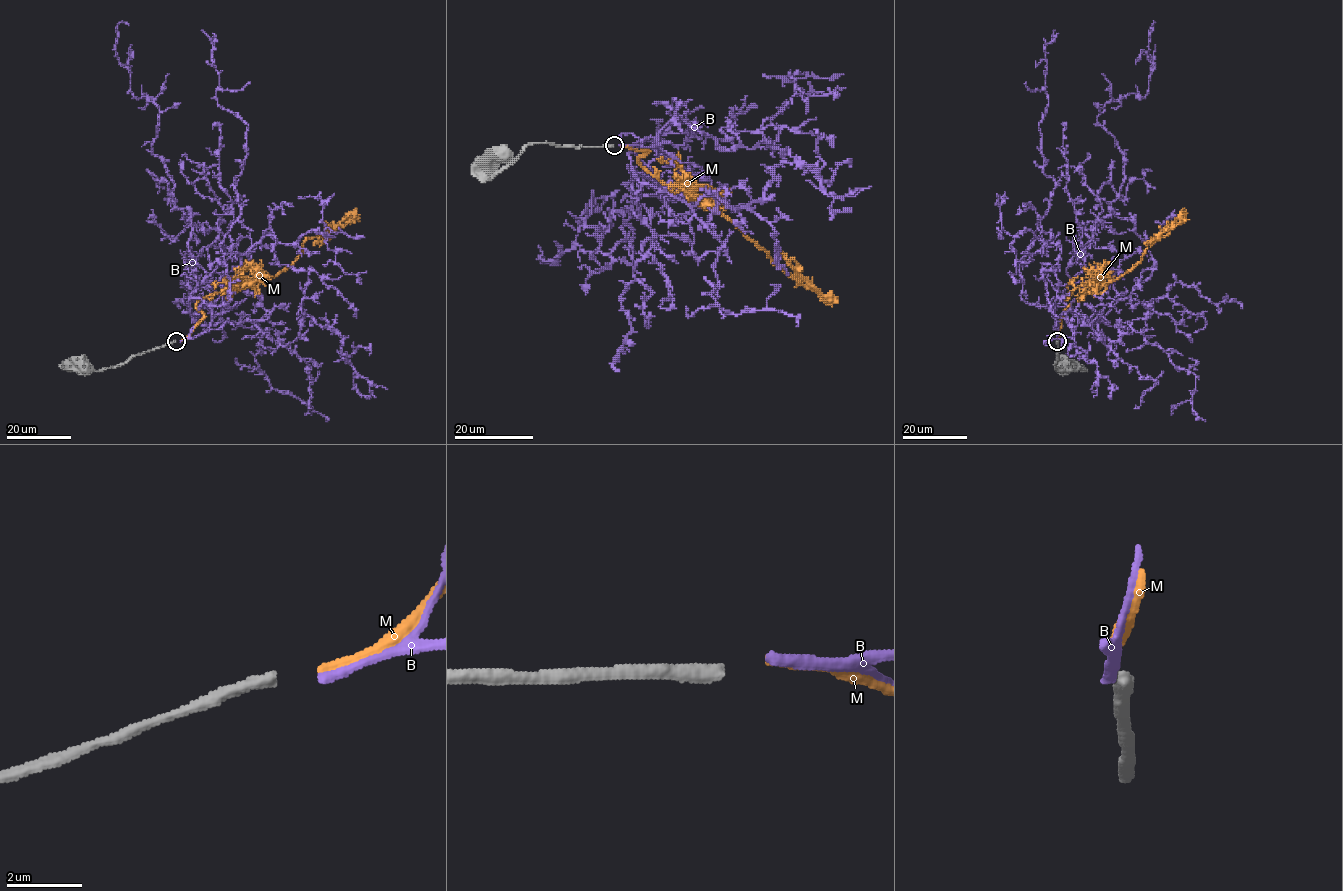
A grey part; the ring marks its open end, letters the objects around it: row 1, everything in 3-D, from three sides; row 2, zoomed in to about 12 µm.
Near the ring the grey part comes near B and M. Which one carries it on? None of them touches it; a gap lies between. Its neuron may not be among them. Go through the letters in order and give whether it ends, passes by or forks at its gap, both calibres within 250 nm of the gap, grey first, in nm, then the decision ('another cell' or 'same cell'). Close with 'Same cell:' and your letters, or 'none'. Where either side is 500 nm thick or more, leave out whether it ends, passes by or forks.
B: it ends there; 360 nm thick on the grey side, 300 nm on the other; another cell
M: it ends there; 360 nm thick on the grey side, 240 nm on the other; another cell
Same cell: none

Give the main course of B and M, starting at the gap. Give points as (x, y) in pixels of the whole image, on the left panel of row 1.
B: (180, 341), (211, 320), (189, 299), (206, 271), (152, 152), (159, 108), (119, 62), (128, 25)
M: (180, 341), (203, 317), (196, 308), (199, 299), (270, 278), (295, 259), (307, 238), (360, 221)

